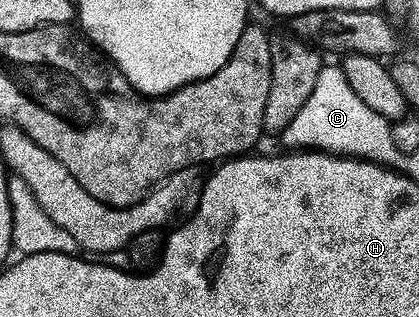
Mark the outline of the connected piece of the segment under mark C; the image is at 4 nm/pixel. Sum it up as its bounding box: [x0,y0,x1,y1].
[281,65,397,167]

